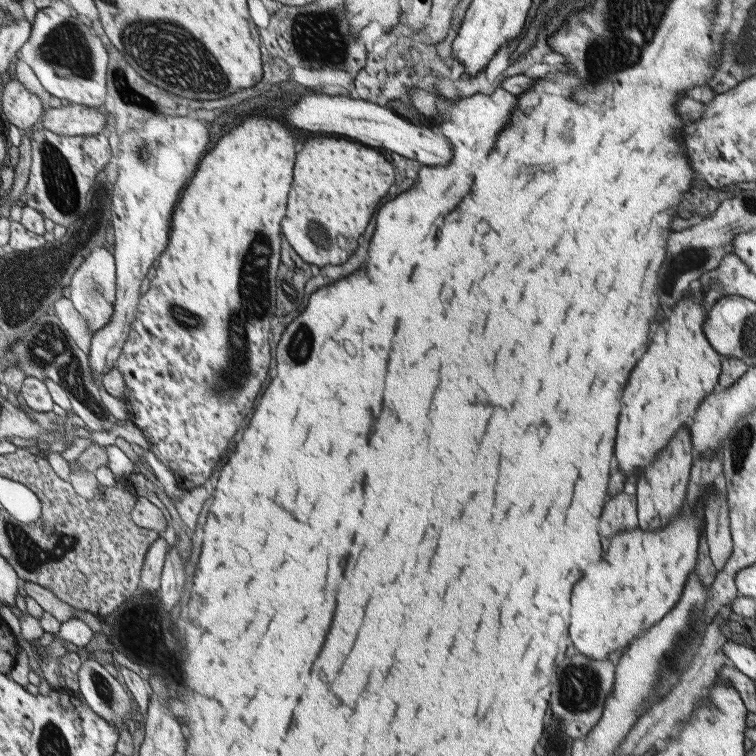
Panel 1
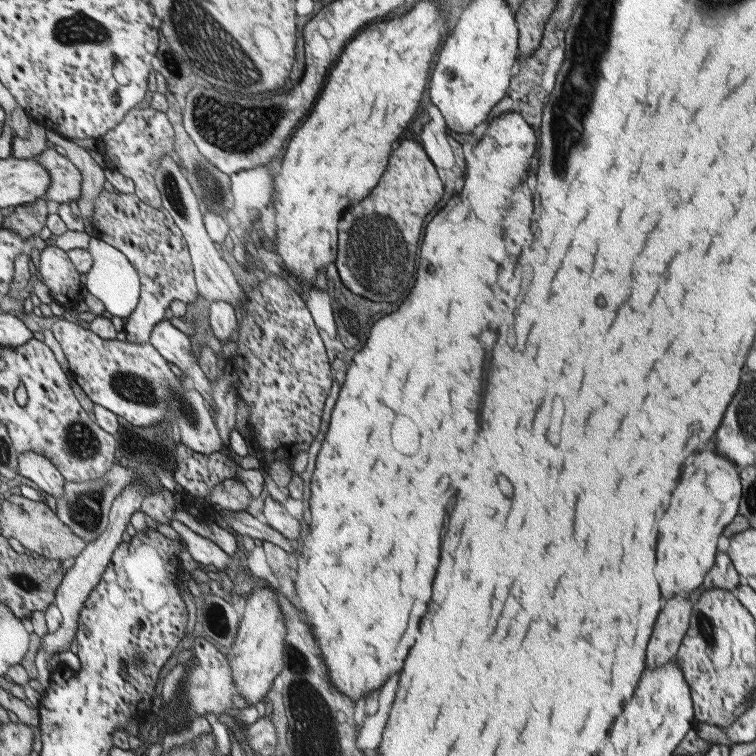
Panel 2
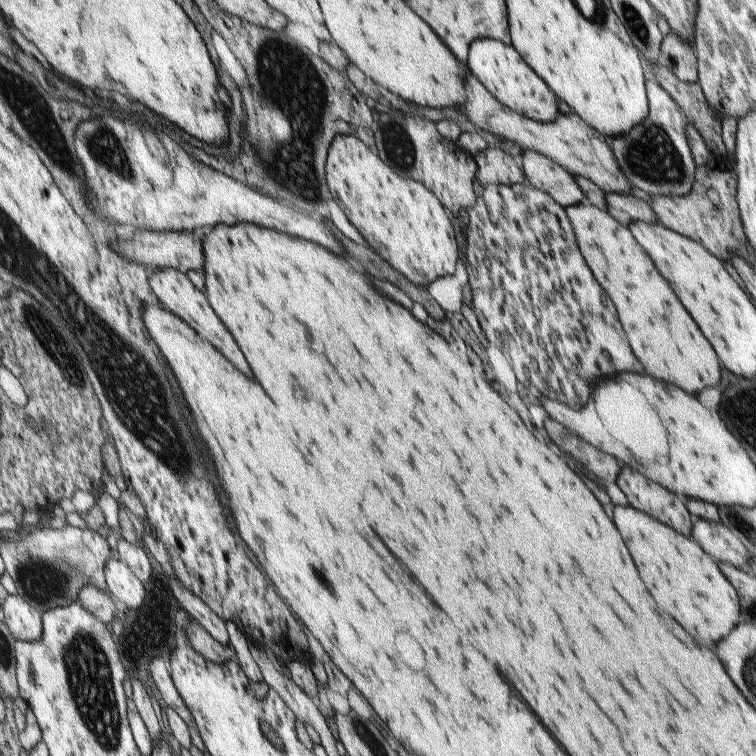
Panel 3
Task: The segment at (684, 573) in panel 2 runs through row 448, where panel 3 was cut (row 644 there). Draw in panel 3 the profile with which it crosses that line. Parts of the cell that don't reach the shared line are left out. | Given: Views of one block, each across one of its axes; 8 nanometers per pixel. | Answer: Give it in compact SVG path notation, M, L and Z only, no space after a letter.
M616 506L614 524L618 526L618 532L624 538L626 546L636 562L636 568L640 570L642 582L650 584L650 592L654 592L654 600L658 600L658 606L662 608L662 612L674 616L674 620L678 620L678 624L682 624L682 628L686 628L686 632L690 632L690 636L694 636L694 640L698 640L706 646L716 644L718 640L728 636L730 630L738 622L741 622L738 593L734 590L734 586L724 578L724 574L718 570L718 564L714 562L714 559L708 556L694 539L685 537L682 533L670 528L669 525L657 521L632 506Z

